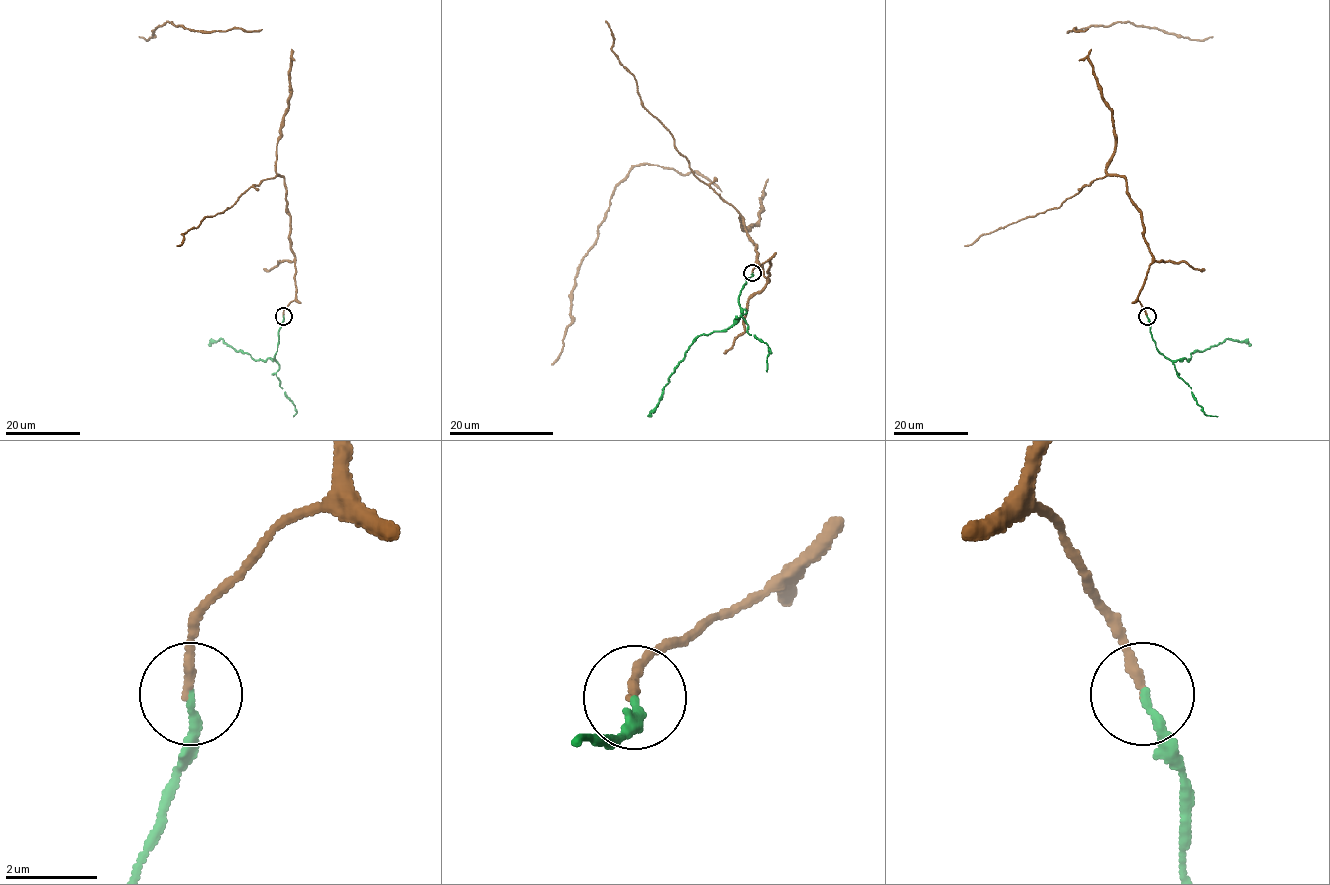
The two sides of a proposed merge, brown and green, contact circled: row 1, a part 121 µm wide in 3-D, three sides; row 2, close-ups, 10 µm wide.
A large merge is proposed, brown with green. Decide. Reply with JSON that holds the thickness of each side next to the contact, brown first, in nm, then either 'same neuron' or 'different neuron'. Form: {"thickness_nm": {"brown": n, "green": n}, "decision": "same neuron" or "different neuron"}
{"thickness_nm": {"brown": 190, "green": 190}, "decision": "same neuron"}

